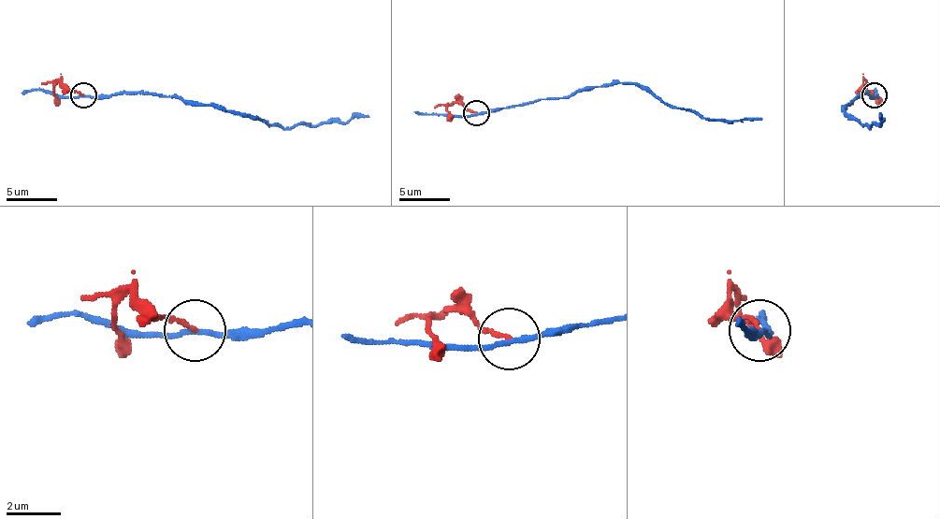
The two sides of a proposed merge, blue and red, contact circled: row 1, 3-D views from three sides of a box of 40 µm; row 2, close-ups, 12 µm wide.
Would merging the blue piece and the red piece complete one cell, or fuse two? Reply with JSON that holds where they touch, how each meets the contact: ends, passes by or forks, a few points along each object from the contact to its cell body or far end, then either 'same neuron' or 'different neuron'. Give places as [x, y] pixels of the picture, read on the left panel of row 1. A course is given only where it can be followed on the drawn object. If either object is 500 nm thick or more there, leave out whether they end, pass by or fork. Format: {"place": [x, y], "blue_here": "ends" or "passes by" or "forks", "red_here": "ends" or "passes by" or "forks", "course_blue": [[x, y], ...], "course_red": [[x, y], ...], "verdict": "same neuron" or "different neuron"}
{"place": [83, 95], "blue_here": "passes by", "red_here": "ends", "course_blue": [[85, 94], [166, 94], [183, 102], [234, 109], [282, 127], [317, 124], [368, 115]], "course_red": [[82, 94], [57, 84], [55, 90], [57, 105]], "verdict": "different neuron"}

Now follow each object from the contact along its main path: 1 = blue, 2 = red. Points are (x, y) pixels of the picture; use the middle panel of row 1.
1: (478, 112), (558, 99), (576, 92), (627, 82), (650, 90), (675, 108), (693, 109), (710, 120), (760, 117)
2: (475, 112), (455, 102), (448, 105), (450, 120)

